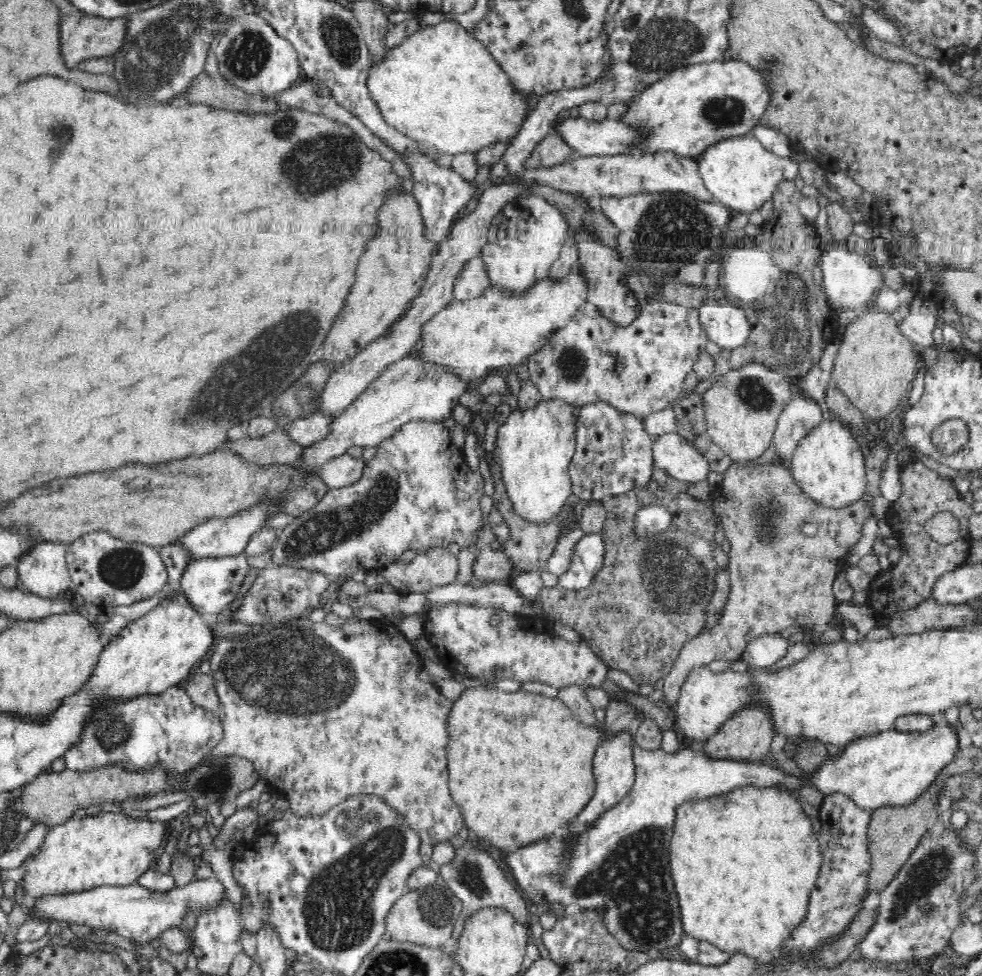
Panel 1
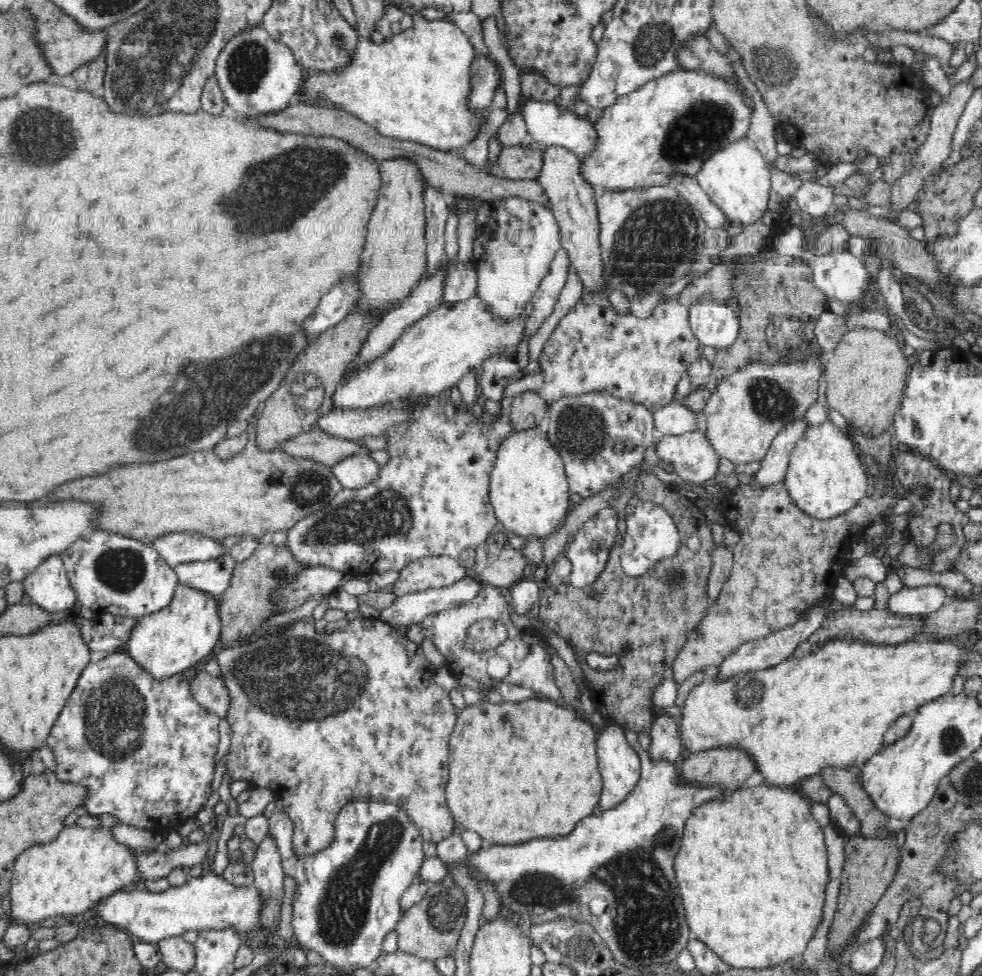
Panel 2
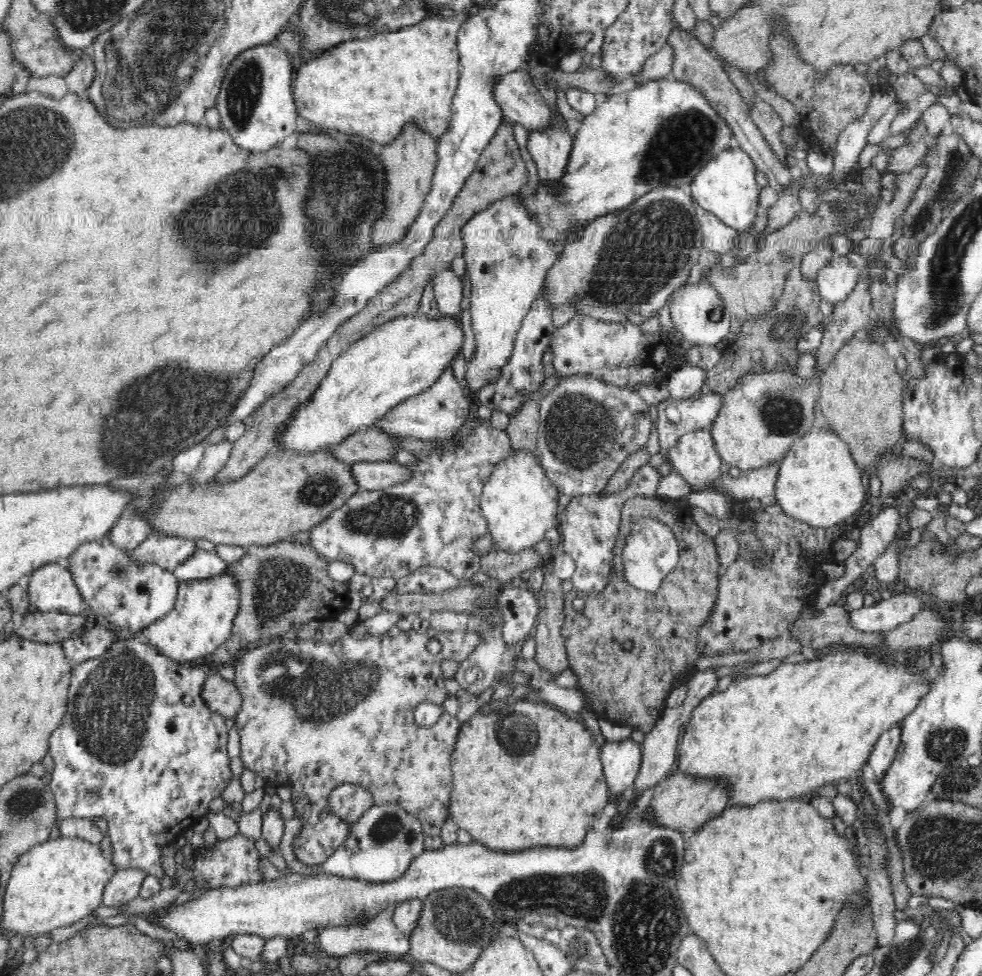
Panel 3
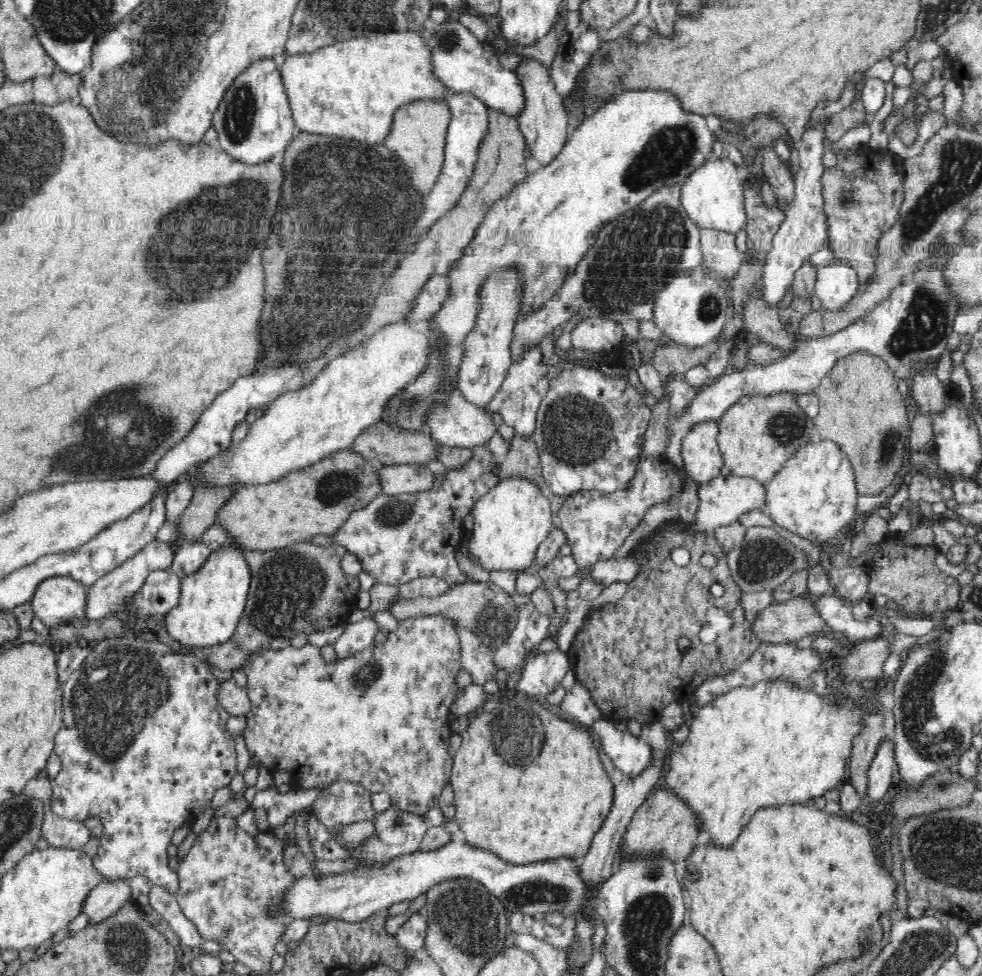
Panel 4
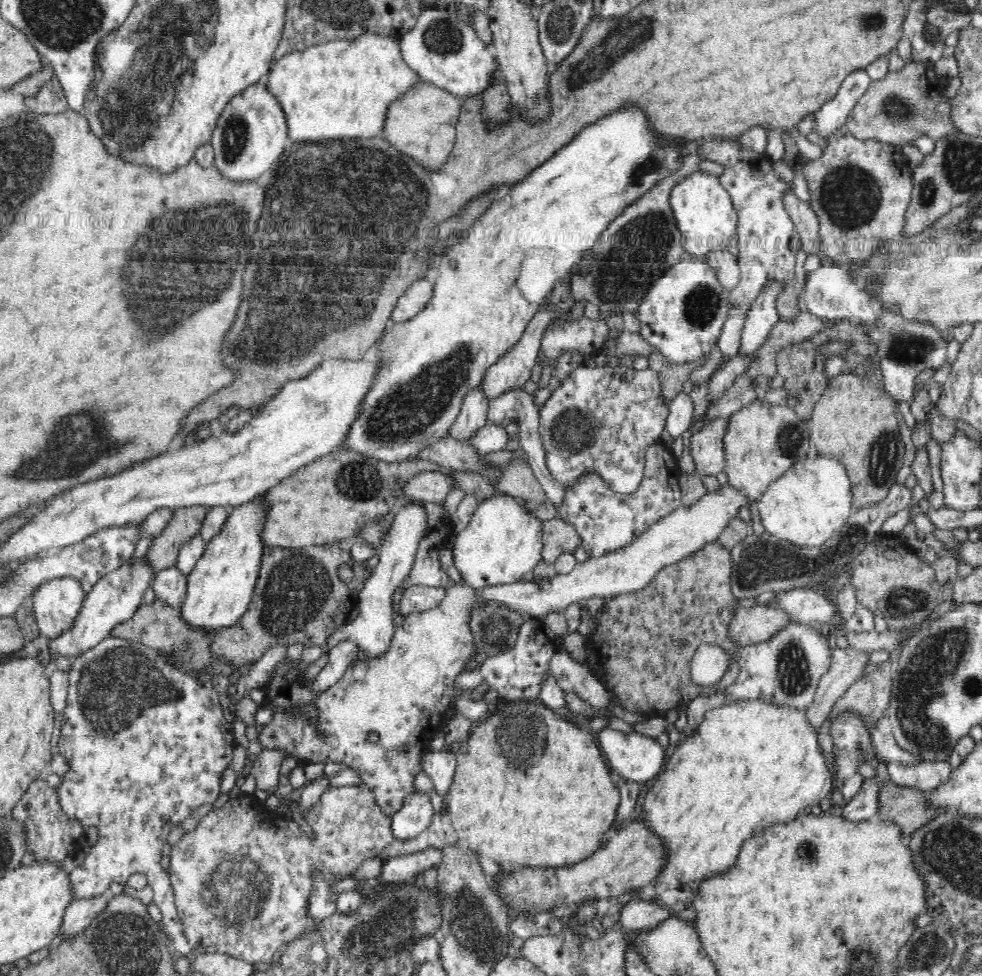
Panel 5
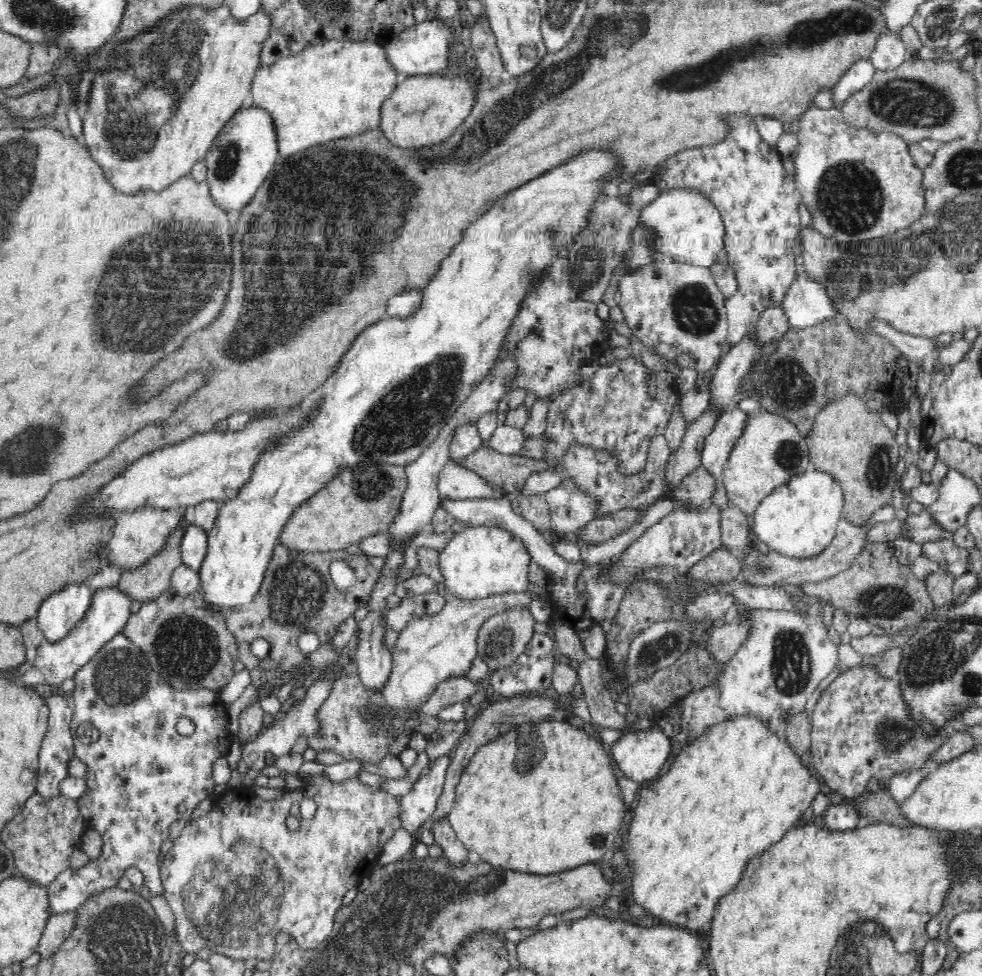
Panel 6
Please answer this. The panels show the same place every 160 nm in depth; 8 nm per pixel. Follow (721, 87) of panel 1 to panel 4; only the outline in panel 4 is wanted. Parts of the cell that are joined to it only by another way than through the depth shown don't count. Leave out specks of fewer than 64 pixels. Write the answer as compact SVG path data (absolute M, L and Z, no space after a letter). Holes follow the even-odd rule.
M666 89L619 91L597 111L585 116L583 122L568 138L562 152L548 166L534 170L516 188L498 200L480 224L475 238L465 250L465 256L448 274L450 283L448 300L442 304L440 312L432 316L435 328L441 330L445 340L449 340L446 354L435 352L432 344L424 374L420 374L420 378L414 384L410 384L400 396L392 398L386 406L385 419L412 431L426 432L423 428L425 410L434 401L440 399L443 401L447 397L447 392L457 384L457 366L463 351L461 344L474 326L475 314L479 307L477 290L486 275L496 274L506 266L517 266L525 278L524 287L526 287L520 316L526 311L533 311L542 301L548 300L567 276L574 272L578 262L584 258L583 254L594 246L596 234L608 222L639 206L656 189L674 184L683 185L694 170L711 158L714 144L716 136L708 128L706 116L684 109L682 99L674 94L674 91ZM442 383L446 385L446 390L437 392Z

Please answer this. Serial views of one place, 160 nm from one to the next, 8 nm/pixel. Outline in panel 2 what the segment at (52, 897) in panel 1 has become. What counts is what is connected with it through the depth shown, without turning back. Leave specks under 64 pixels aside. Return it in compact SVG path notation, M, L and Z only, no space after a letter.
M219 874L188 877L186 883L162 892L150 892L142 885L115 890L95 902L88 910L92 923L109 925L124 930L130 937L156 945L171 936L180 936L188 930L208 930L234 927L236 931L259 931L259 896L253 887L234 885Z

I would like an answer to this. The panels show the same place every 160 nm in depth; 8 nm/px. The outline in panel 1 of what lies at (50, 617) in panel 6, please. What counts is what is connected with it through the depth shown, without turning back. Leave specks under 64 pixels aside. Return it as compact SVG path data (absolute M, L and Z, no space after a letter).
M35 540L17 558L16 567L18 582L42 597L55 597L72 588L62 544Z

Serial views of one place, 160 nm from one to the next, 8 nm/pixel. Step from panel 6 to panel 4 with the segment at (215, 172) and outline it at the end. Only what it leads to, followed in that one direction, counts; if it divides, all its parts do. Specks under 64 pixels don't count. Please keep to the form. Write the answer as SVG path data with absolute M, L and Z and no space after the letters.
M274 56L254 59L230 83L213 114L211 124L217 132L218 146L242 162L262 162L284 153L298 129L282 73Z

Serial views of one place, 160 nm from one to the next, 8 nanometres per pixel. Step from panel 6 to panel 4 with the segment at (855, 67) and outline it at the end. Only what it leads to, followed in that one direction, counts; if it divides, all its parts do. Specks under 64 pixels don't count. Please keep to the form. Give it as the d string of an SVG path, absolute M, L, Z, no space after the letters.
M826 120L822 124L806 127L801 141L796 144L799 168L793 178L794 198L785 211L784 220L777 234L772 238L772 246L767 252L766 265L763 269L761 286L764 289L764 299L772 303L772 307L781 307L787 286L793 282L795 273L805 260L809 259L814 252L827 248L829 244L828 222L822 193L822 176L825 170L822 164L825 122Z

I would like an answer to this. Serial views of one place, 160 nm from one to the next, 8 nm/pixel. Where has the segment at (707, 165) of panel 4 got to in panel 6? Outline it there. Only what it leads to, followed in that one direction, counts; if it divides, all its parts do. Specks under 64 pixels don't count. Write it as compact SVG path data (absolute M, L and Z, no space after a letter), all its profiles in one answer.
M670 187L646 206L640 214L640 222L657 228L655 248L663 258L692 266L712 267L717 254L725 248L725 218L713 199L698 187Z

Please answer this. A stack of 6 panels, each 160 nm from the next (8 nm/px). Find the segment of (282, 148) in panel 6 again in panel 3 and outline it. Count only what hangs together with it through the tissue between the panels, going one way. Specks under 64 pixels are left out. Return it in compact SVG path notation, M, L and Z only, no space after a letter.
M466 12L456 13L453 17L442 17L439 15L427 15L420 22L410 26L405 26L402 30L386 32L386 34L376 34L374 37L367 39L350 39L342 41L340 44L328 50L322 58L316 60L308 60L300 65L297 70L294 84L292 85L292 94L294 102L297 106L297 114L299 119L304 119L311 124L316 124L322 129L330 129L344 133L356 133L360 136L364 135L368 140L380 144L381 147L391 144L406 130L408 124L413 124L413 128L417 128L419 132L427 134L431 140L436 143L440 138L450 130L450 114L452 114L452 102L459 84L459 76L461 73L460 52L457 49L457 36L461 24L464 22Z

